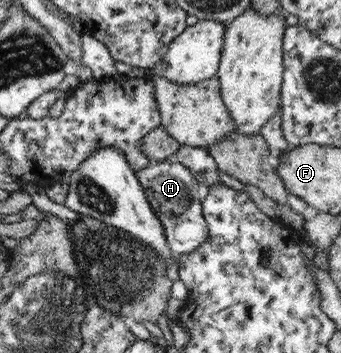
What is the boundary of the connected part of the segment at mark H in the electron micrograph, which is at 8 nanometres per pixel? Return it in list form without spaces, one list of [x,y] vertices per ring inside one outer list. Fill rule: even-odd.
[[[172,159],[150,162],[135,173],[146,201],[162,225],[169,251],[176,255],[196,250],[208,236],[208,229],[201,214],[201,202],[197,193],[198,182],[190,170]]]

